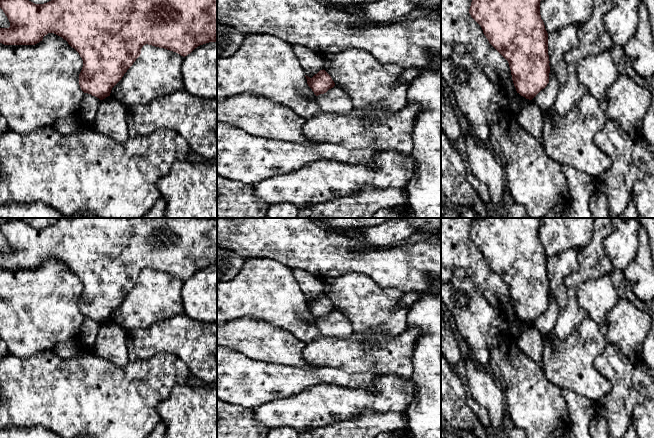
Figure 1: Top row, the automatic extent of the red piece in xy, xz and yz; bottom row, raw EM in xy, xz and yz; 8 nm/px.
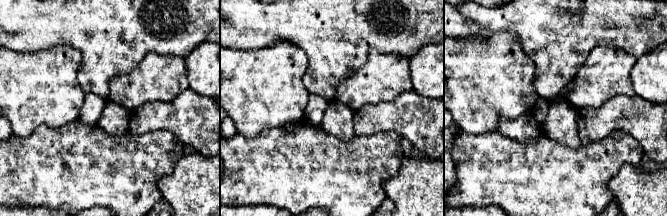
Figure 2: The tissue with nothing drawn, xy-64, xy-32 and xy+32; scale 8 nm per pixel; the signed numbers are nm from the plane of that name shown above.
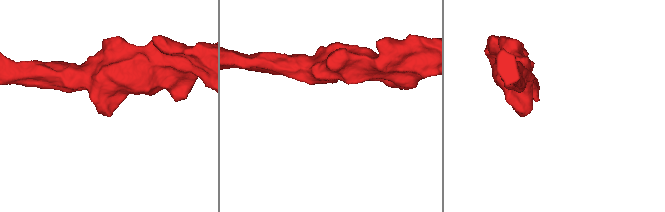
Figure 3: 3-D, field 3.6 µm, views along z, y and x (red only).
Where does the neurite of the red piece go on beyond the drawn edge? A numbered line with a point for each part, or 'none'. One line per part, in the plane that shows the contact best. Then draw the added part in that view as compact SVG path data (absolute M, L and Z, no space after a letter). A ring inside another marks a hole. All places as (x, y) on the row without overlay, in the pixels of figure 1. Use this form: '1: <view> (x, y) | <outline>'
none

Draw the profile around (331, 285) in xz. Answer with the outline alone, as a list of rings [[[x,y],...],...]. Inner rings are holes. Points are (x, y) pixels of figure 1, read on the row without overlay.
[[[364,274],[322,278],[324,294],[351,321],[354,333],[380,331],[396,337],[407,328],[407,310],[400,305],[404,292],[382,288]]]

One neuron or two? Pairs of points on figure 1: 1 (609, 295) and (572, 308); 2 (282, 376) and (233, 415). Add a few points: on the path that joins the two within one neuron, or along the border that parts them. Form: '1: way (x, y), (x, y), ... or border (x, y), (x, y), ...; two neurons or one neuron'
1: border (582, 282), (578, 288), (576, 301), (588, 315); two neurons
2: border (227, 402), (253, 409); two neurons

